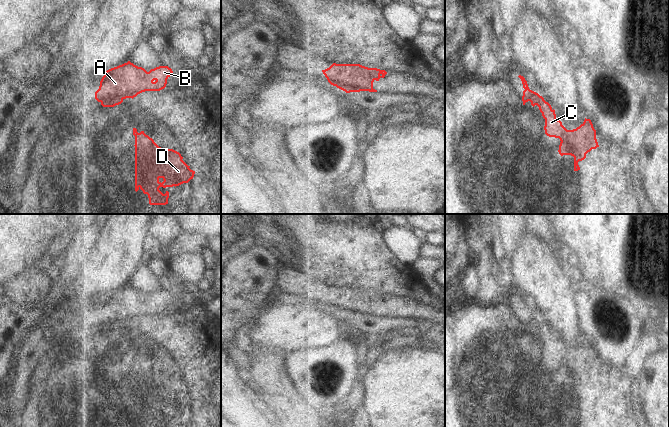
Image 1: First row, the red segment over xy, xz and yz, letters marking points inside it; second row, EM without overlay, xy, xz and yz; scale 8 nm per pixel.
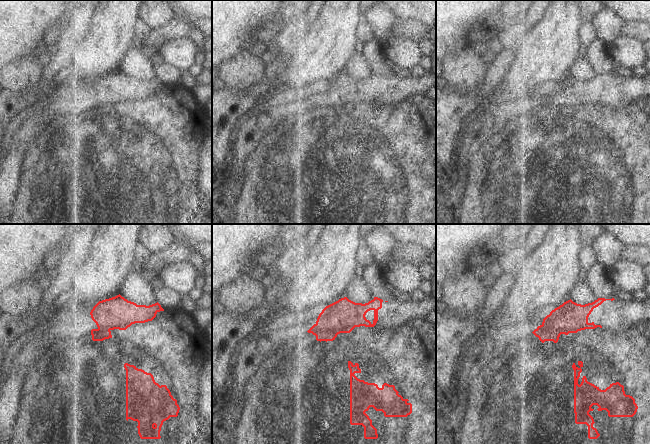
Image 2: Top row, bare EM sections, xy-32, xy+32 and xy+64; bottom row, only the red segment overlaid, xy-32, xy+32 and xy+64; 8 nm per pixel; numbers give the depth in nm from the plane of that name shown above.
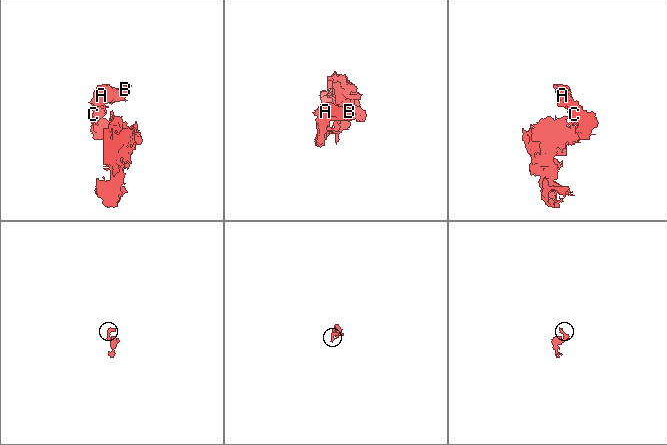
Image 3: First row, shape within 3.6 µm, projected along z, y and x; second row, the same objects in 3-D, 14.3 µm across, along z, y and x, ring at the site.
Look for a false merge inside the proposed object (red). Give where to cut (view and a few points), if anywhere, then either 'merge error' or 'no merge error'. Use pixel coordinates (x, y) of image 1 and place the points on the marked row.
cut in xy along (99, 88), (111, 96), (121, 96), (123, 98); merge error

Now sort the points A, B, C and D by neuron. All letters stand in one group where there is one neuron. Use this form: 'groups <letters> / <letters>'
groups A B / C D

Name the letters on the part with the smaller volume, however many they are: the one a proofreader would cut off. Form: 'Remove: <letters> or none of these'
Remove: A, B

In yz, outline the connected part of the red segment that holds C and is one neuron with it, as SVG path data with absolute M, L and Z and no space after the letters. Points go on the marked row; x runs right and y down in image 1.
M524 90L522 96L523 105L530 101L534 107L537 105L545 119L545 134L549 137L560 139L559 154L574 157L574 171L580 170L579 161L586 158L586 154L599 147L596 139L596 130L590 119L573 130L567 130L560 120L556 119L555 110L544 100L542 96L532 90Z

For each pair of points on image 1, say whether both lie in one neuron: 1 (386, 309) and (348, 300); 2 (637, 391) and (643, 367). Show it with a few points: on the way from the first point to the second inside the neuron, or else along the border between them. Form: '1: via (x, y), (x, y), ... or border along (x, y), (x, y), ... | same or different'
1: via (377, 304), (357, 302) | same
2: via (639, 385), (640, 373) | same

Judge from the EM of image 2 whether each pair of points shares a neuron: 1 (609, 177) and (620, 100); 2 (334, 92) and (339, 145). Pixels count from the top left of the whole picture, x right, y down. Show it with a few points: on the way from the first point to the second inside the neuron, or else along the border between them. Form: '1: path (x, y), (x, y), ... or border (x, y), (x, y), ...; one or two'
1: border (639, 99), (625, 107), (609, 107), (602, 104); two
2: border (347, 108), (338, 110); two

